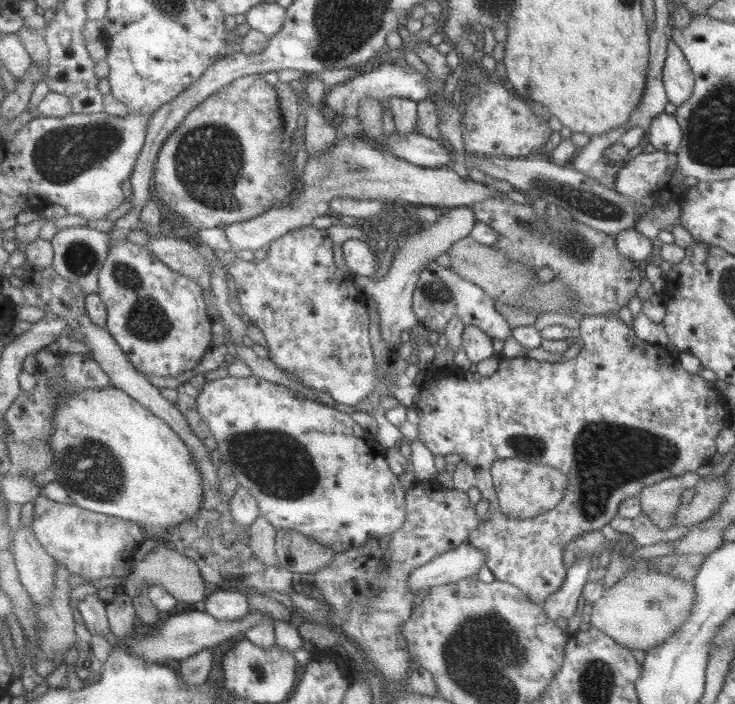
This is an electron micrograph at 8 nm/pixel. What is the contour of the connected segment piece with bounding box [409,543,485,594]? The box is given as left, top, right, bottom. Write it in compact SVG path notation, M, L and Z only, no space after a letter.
M462 543L413 570L409 576L409 587L417 594L421 588L431 590L435 586L454 583L477 574L484 562L485 555L481 550L469 543Z

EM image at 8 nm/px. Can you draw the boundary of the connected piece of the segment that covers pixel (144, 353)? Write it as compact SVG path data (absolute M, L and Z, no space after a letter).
M115 242L110 249L108 260L100 272L99 296L107 305L108 331L113 333L121 349L129 356L131 363L141 372L175 378L199 366L205 352L213 348L211 324L213 318L207 312L207 302L201 284L175 272L164 264L147 245L133 242Z

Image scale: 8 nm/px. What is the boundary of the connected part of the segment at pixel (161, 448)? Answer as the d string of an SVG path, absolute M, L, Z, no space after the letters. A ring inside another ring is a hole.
M113 386L71 391L55 411L51 446L55 450L56 482L62 485L77 506L88 511L133 521L147 536L167 539L175 525L199 515L205 488L197 460L181 436L143 404Z

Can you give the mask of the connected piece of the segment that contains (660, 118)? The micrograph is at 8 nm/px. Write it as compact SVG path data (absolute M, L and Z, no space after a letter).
M657 114L649 123L648 142L655 150L674 153L681 143L681 128L674 115Z

